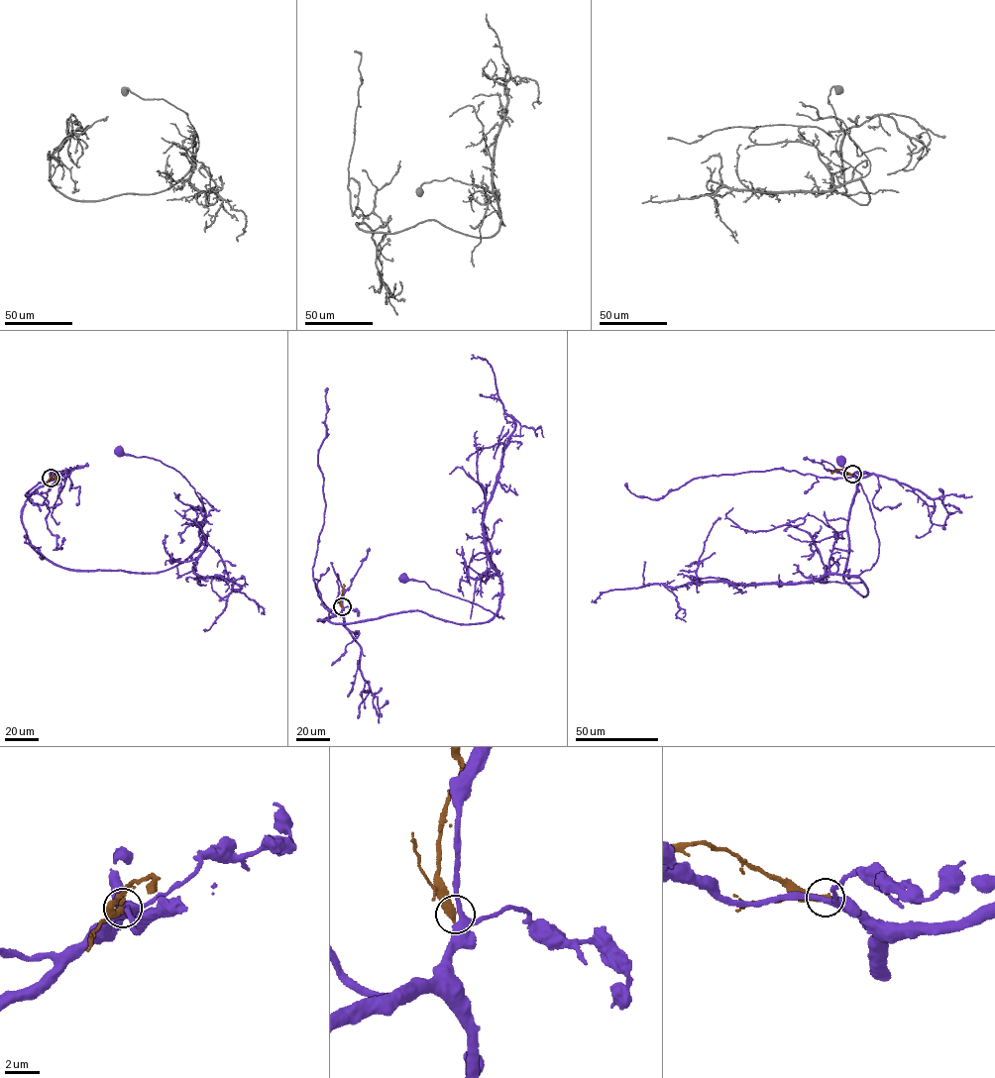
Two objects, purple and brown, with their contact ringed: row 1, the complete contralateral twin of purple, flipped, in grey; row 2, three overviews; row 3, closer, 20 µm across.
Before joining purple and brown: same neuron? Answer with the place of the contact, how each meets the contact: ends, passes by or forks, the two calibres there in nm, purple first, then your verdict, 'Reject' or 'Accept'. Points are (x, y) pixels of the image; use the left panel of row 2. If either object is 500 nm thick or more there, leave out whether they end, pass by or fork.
Place: (51, 478). At the ring purple forks. At the ring brown ends. Thickness 320 nm (purple) against 440 nm. Reject

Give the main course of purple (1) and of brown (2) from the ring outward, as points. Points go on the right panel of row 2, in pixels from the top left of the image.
1: (852, 475), (857, 485), (843, 579), (865, 596), (857, 576), (875, 563), (879, 539), (860, 485), (840, 461)
2: (852, 475), (840, 469), (830, 470)

